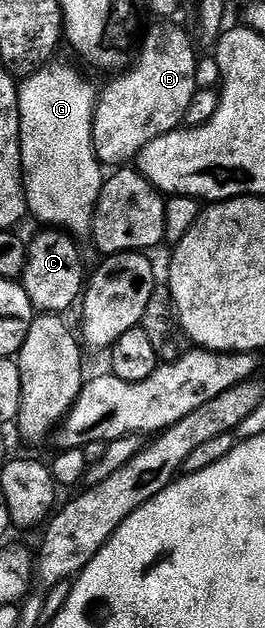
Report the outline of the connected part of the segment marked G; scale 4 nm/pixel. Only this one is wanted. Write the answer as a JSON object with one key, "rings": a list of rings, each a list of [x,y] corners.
{"rings":[[[48,64],[35,74],[26,75],[19,88],[19,147],[23,165],[23,188],[27,192],[27,209],[30,217],[40,218],[47,228],[58,228],[68,235],[86,235],[95,216],[95,205],[105,181],[101,163],[95,156],[93,120],[97,90],[85,82],[69,66]]]}

